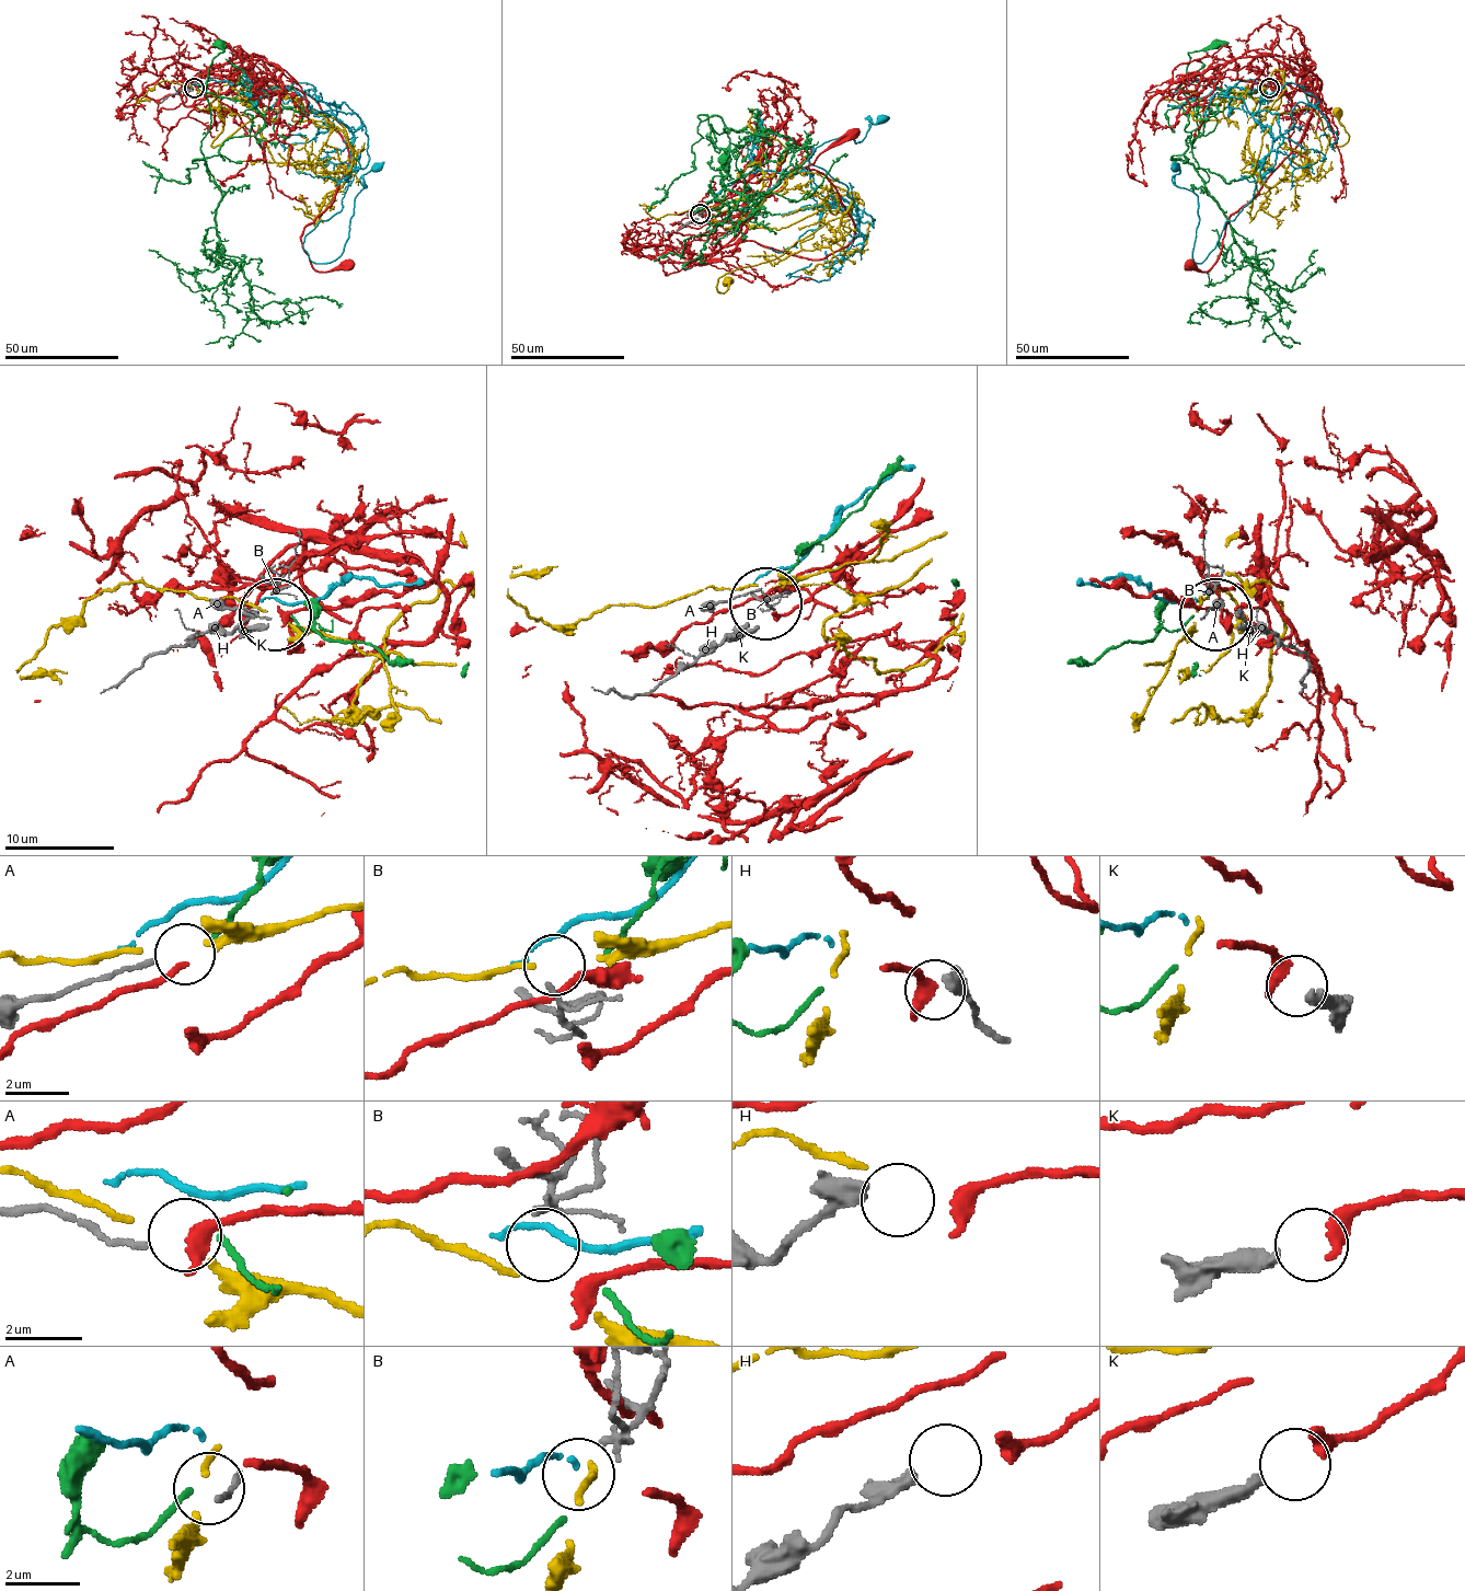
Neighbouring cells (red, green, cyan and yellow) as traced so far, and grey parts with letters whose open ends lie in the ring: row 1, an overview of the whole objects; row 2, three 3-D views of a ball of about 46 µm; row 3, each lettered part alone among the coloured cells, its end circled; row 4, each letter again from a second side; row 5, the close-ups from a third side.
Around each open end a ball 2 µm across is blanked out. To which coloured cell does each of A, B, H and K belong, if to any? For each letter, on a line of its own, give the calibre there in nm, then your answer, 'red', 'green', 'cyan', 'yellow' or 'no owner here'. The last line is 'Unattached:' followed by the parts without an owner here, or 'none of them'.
A: 150 nm | green
B: 100 nm | no owner here
H: 400 nm | no owner here
K: 360 nm | red
Unattached: B, H

